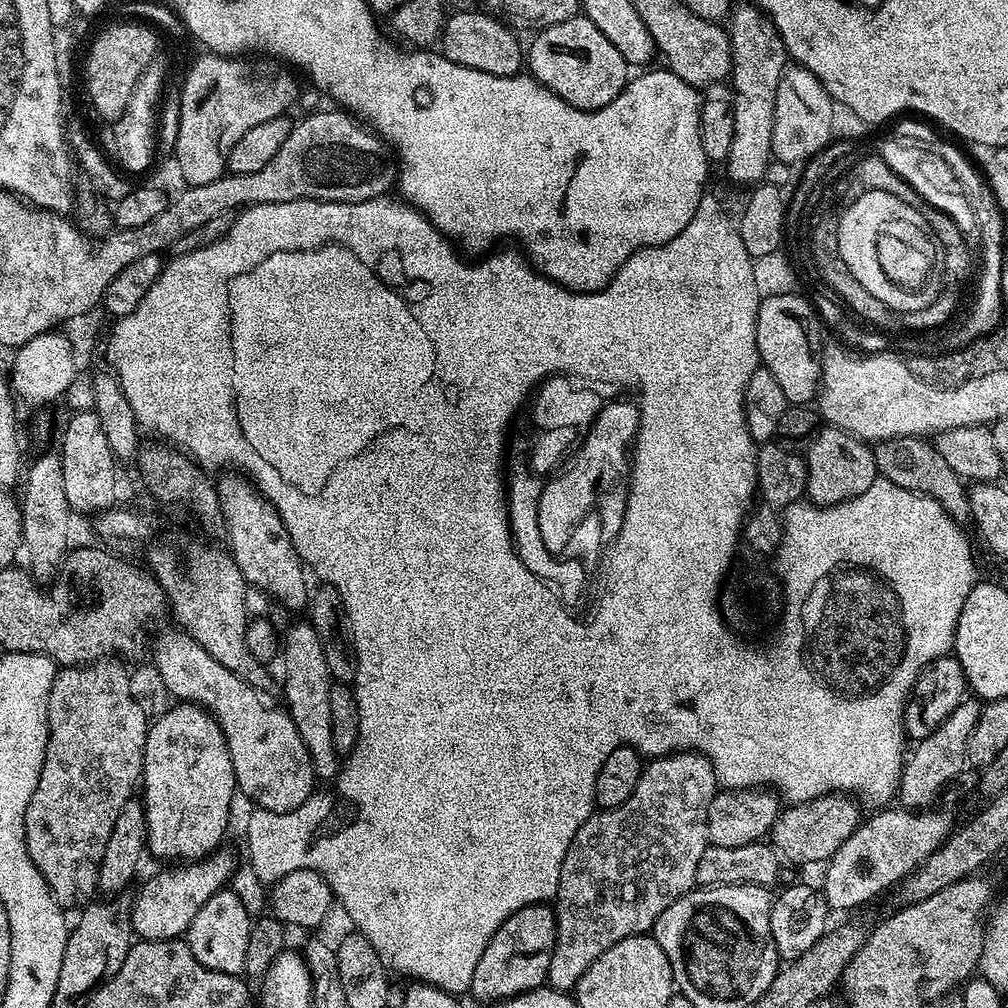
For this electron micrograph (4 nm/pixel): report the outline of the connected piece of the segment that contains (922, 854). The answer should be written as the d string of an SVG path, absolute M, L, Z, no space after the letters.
M888 806L877 816L872 816L863 821L859 828L838 846L835 854L826 861L828 868L824 872L824 884L822 891L824 897L828 899L829 909L836 908L856 908L859 904L868 904L875 896L880 896L888 887L899 885L907 876L916 871L918 865L925 860L934 850L938 850L940 845L952 835L954 823L944 812L932 812L933 810L909 810L903 806Z

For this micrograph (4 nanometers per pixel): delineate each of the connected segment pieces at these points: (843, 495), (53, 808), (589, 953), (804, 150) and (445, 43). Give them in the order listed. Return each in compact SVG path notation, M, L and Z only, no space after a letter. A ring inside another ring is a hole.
M824 426L811 437L806 463L808 465L808 487L806 496L811 503L821 508L831 504L841 504L862 490L870 490L872 483L878 479L875 451L865 441L851 436L846 430Z
M97 662L78 668L61 667L54 678L54 686L50 690L50 702L48 703L48 745L44 755L44 765L38 786L34 790L34 798L30 798L30 806L26 806L26 818L24 819L24 837L30 858L34 866L42 874L42 878L48 883L52 896L60 905L61 909L76 908L80 910L93 899L92 895L98 892L98 872L102 862L102 854L106 854L106 842L110 842L110 834L114 830L114 822L122 814L122 808L126 802L133 799L135 790L138 788L138 781L141 779L144 770L144 747L148 737L149 716L142 712L141 707L134 702L130 694L129 669L124 669L120 662Z
M672 752L668 756L658 756L649 759L644 765L642 774L638 778L638 786L634 786L634 794L622 806L617 808L606 808L593 811L588 821L574 834L574 842L562 862L562 874L560 875L560 885L554 897L554 911L556 914L556 945L554 954L550 958L550 970L548 971L547 983L560 992L568 992L575 989L577 982L586 974L586 970L610 946L622 942L622 938L631 936L642 936L651 933L656 926L658 914L666 910L678 898L685 896L687 892L693 891L697 887L696 875L698 874L698 862L702 862L702 854L710 847L708 842L708 807L718 791L716 775L712 769L712 764L698 752Z
M799 64L785 69L784 76L779 82L778 90L775 94L775 120L774 130L772 131L772 153L773 157L779 162L798 162L801 163L807 156L811 156L821 148L824 148L824 138L830 128L831 111L834 100L832 96L822 86L821 80L801 67Z
M456 12L447 17L444 30L438 41L439 51L450 62L458 66L466 66L470 70L482 70L486 74L499 76L515 76L525 67L526 52L520 48L520 40L515 31L505 21L480 12Z

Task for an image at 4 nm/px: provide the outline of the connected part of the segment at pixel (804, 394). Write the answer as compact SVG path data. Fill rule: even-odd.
M795 292L763 297L758 310L758 354L760 363L770 374L774 374L782 394L786 394L789 405L811 405L820 391L822 374L822 343L820 328L822 321L816 309L802 295Z

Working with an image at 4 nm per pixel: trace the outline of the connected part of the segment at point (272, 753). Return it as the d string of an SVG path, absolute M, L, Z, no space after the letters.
M164 632L156 641L150 644L151 663L155 665L166 690L172 698L180 702L198 704L205 707L219 722L227 740L227 748L230 750L231 761L234 765L237 789L241 795L248 796L259 808L270 810L271 813L290 813L298 809L305 801L312 798L316 786L316 776L313 774L313 762L297 727L294 726L291 716L283 709L272 708L266 703L253 688L244 683L216 658L212 658L198 642L191 639L187 632Z

